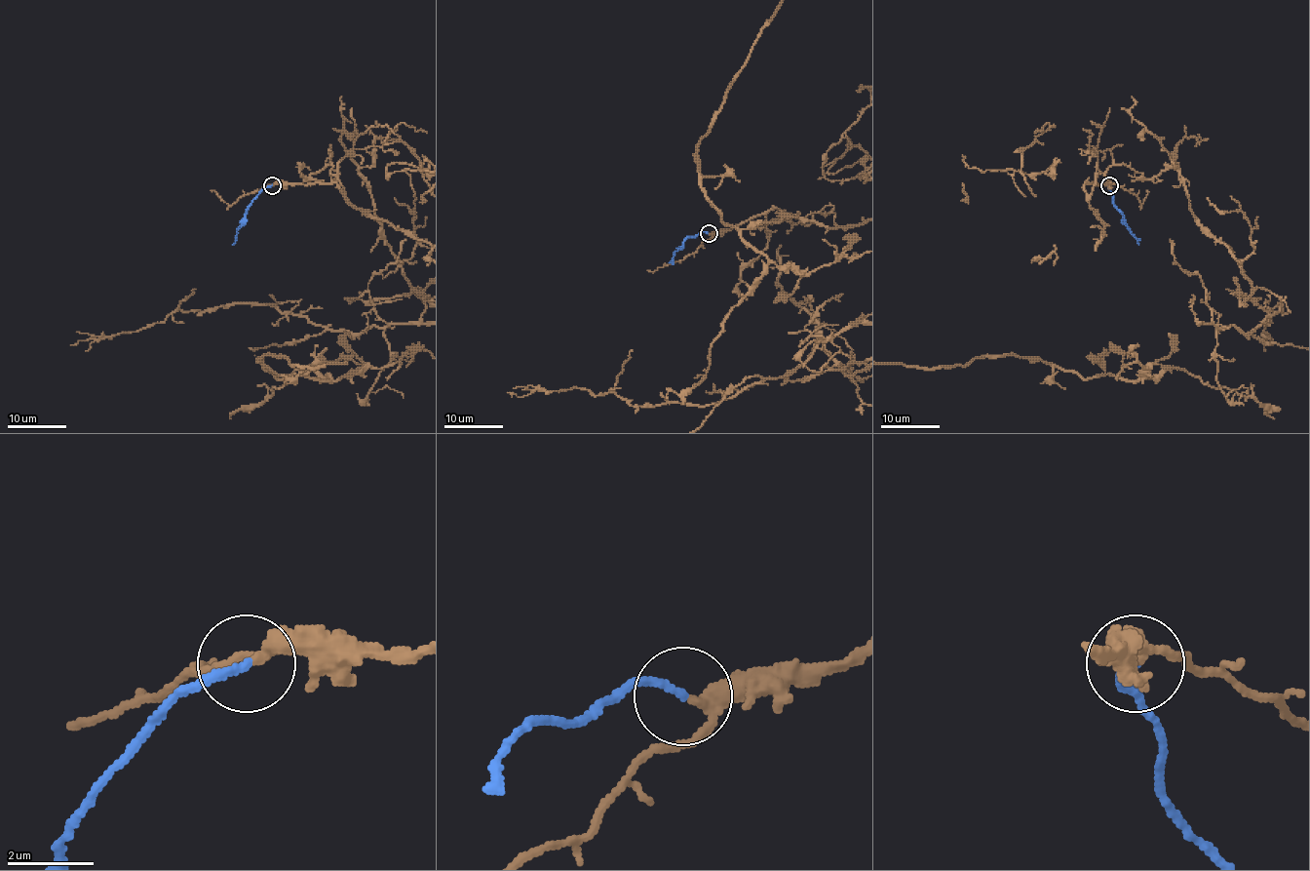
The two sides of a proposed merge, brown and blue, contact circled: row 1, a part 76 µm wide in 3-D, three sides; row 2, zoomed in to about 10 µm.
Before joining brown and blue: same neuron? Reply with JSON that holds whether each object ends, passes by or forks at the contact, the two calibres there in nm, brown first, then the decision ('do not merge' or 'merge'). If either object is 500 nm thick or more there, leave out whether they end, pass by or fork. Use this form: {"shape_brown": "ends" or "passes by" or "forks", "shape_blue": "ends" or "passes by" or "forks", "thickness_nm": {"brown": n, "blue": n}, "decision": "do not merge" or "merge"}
{"shape_brown": "passes by", "shape_blue": "ends", "thickness_nm": {"brown": 240, "blue": 190}, "decision": "merge"}

